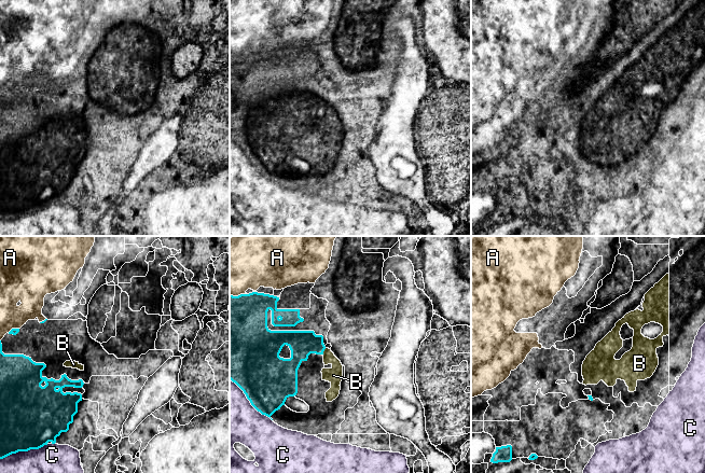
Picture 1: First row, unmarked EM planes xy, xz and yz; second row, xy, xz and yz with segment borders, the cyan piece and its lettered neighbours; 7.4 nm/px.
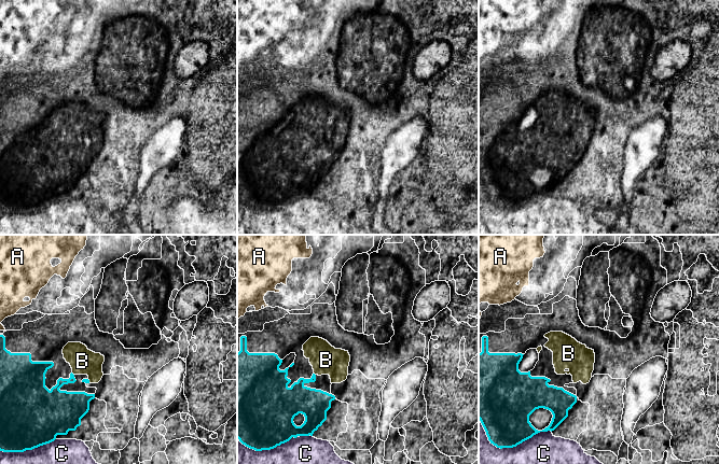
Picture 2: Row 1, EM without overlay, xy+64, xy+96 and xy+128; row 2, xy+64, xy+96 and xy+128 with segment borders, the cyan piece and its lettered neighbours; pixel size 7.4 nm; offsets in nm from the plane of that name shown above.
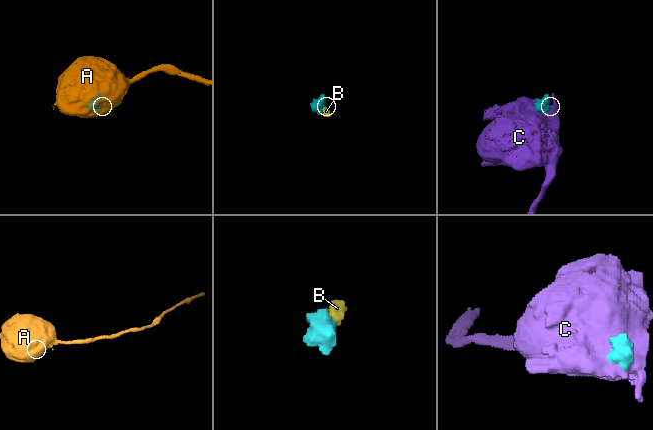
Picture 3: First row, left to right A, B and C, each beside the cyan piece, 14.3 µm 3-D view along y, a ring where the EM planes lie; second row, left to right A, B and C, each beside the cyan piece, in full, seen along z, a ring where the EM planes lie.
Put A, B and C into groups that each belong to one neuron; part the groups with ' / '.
A / B / C

